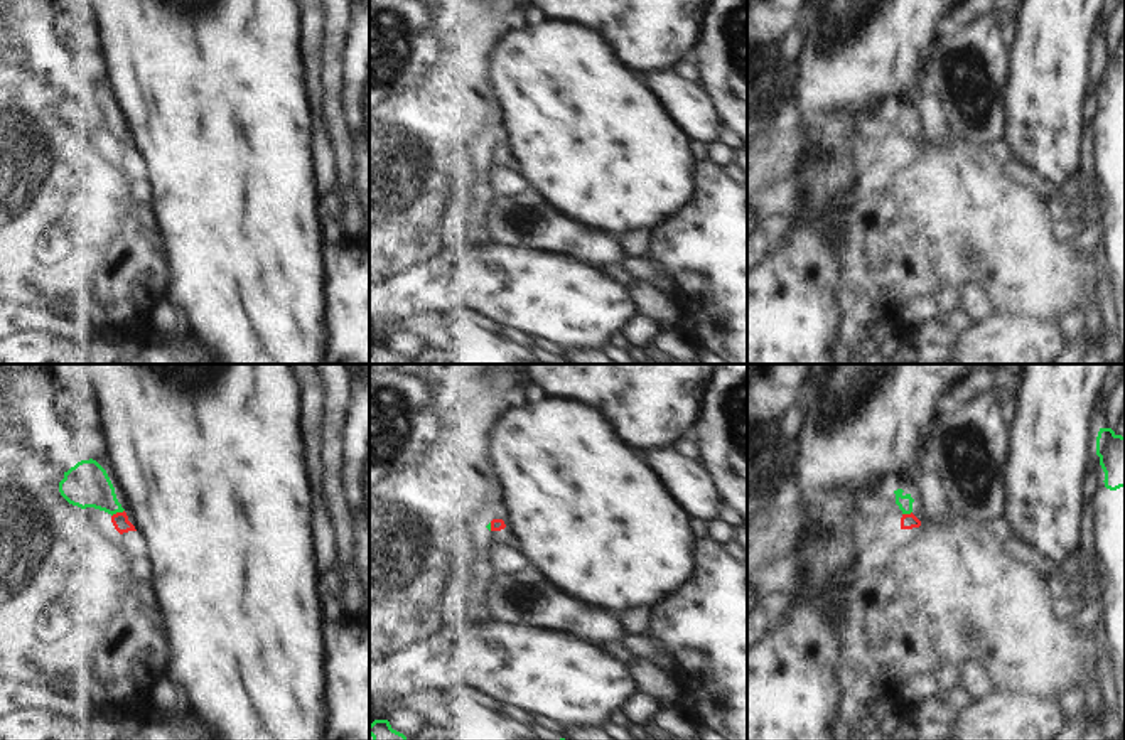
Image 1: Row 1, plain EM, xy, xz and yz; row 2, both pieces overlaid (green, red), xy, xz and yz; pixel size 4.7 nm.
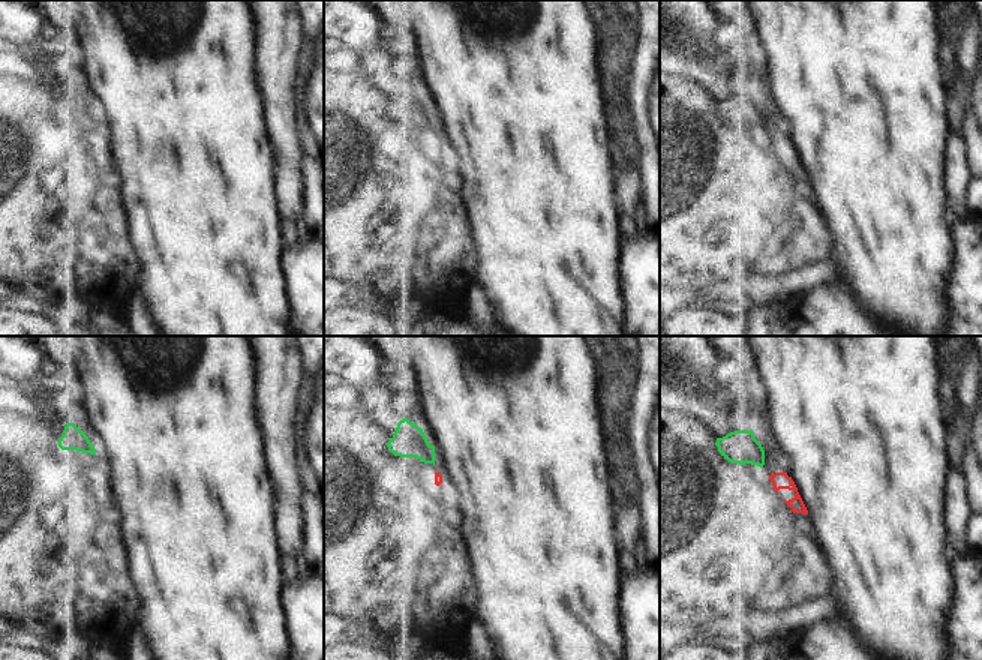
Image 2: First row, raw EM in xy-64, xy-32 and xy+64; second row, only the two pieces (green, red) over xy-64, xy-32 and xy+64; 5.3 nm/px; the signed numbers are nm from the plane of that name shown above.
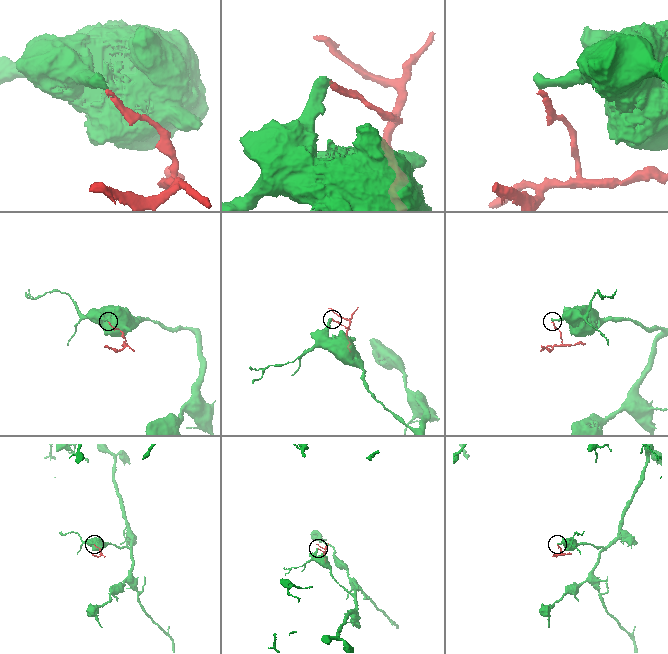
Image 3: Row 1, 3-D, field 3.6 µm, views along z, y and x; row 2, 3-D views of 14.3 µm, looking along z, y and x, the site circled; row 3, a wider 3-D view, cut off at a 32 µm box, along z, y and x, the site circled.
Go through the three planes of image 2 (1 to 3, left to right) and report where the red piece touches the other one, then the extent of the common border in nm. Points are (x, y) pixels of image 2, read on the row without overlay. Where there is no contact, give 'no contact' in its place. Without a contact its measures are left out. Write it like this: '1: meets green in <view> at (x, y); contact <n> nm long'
1: no contact
2: no contact
3: no contact

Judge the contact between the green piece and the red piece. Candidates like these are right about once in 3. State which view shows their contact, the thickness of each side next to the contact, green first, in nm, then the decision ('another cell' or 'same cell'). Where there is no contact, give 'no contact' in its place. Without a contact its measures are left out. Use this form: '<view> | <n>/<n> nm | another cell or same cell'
xy | 220/80 nm | another cell

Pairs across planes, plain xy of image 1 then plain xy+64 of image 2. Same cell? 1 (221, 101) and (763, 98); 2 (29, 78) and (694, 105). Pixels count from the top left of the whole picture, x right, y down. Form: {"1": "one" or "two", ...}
{"1": "two", "2": "one"}

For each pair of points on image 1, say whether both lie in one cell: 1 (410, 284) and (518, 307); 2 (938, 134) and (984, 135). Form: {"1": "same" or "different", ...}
{"1": "same", "2": "different"}

